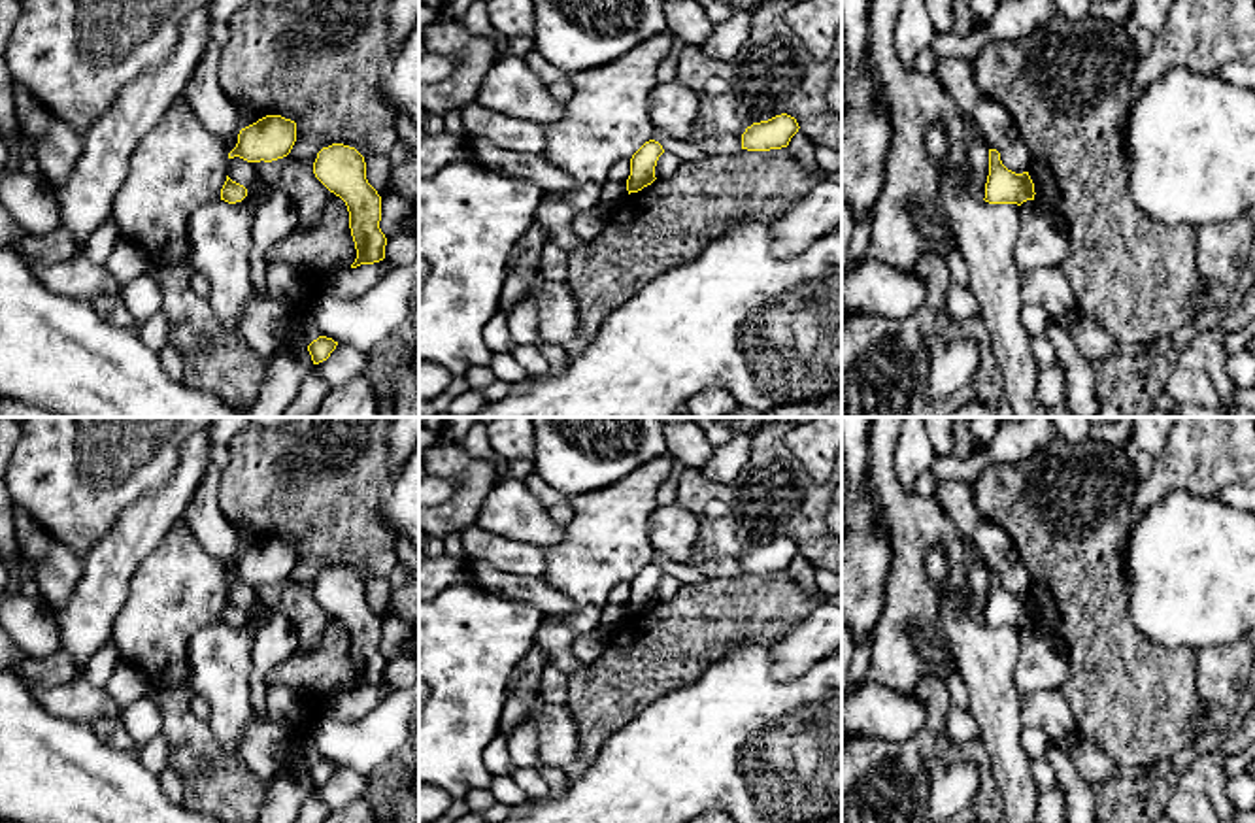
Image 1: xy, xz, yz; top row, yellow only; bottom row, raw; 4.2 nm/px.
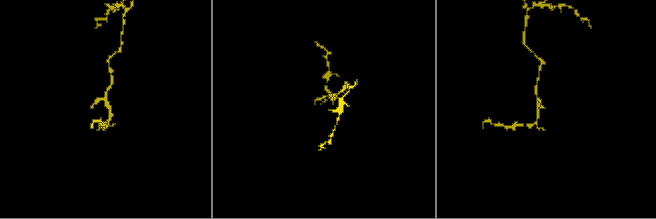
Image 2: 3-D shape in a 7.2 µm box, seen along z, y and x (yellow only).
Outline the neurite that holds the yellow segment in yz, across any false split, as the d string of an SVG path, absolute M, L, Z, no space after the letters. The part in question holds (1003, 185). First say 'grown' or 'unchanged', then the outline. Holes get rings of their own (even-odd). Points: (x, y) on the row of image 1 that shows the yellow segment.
unchanged; M989 149L989 176L985 183L985 202L989 204L1017 204L1034 200L1034 183L1029 172L1015 174L1008 170L996 149Z

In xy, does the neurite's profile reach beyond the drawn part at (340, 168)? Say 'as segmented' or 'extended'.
as segmented

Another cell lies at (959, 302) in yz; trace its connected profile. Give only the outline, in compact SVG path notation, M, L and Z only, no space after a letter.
M949 283L944 294L942 321L944 330L959 332L959 327L979 315L979 302L964 283Z

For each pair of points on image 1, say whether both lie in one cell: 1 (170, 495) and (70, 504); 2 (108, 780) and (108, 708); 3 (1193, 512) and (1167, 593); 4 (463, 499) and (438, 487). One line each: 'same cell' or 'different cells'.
1: different cells
2: different cells
3: same cell
4: different cells

